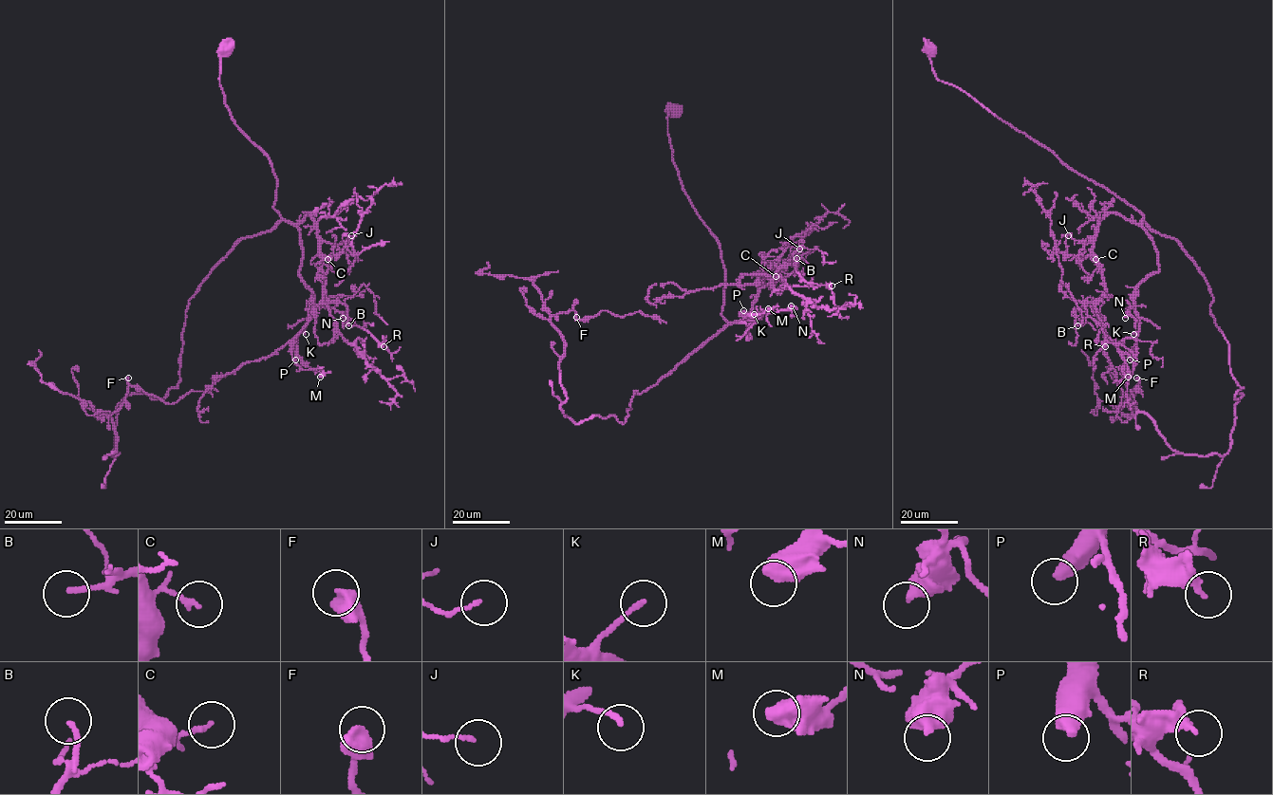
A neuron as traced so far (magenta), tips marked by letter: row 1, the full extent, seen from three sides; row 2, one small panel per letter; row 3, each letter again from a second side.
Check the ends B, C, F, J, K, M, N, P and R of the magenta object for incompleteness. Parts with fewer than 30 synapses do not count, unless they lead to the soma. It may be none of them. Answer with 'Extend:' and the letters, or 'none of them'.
Extend: P

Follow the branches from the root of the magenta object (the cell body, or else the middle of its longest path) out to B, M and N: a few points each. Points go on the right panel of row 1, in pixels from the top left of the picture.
B: (930, 49), (938, 79), (1143, 215), (1100, 221), (1093, 254), (1105, 293), (1084, 304), (1077, 325)
M: (930, 49), (938, 79), (967, 93), (1143, 215), (1158, 270), (1133, 292), (1139, 332), (1135, 364), (1128, 377)
N: (930, 49), (938, 79), (967, 93), (1143, 215), (1158, 270), (1136, 289), (1134, 305), (1125, 318)

